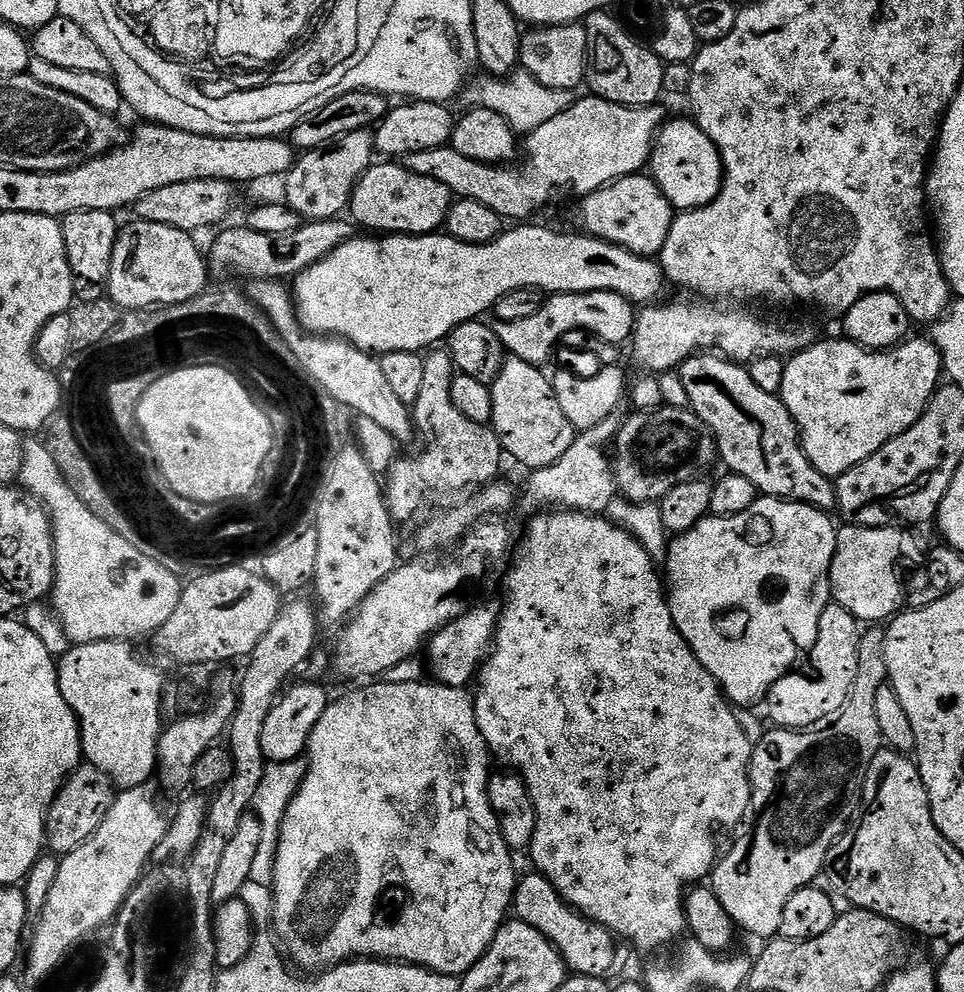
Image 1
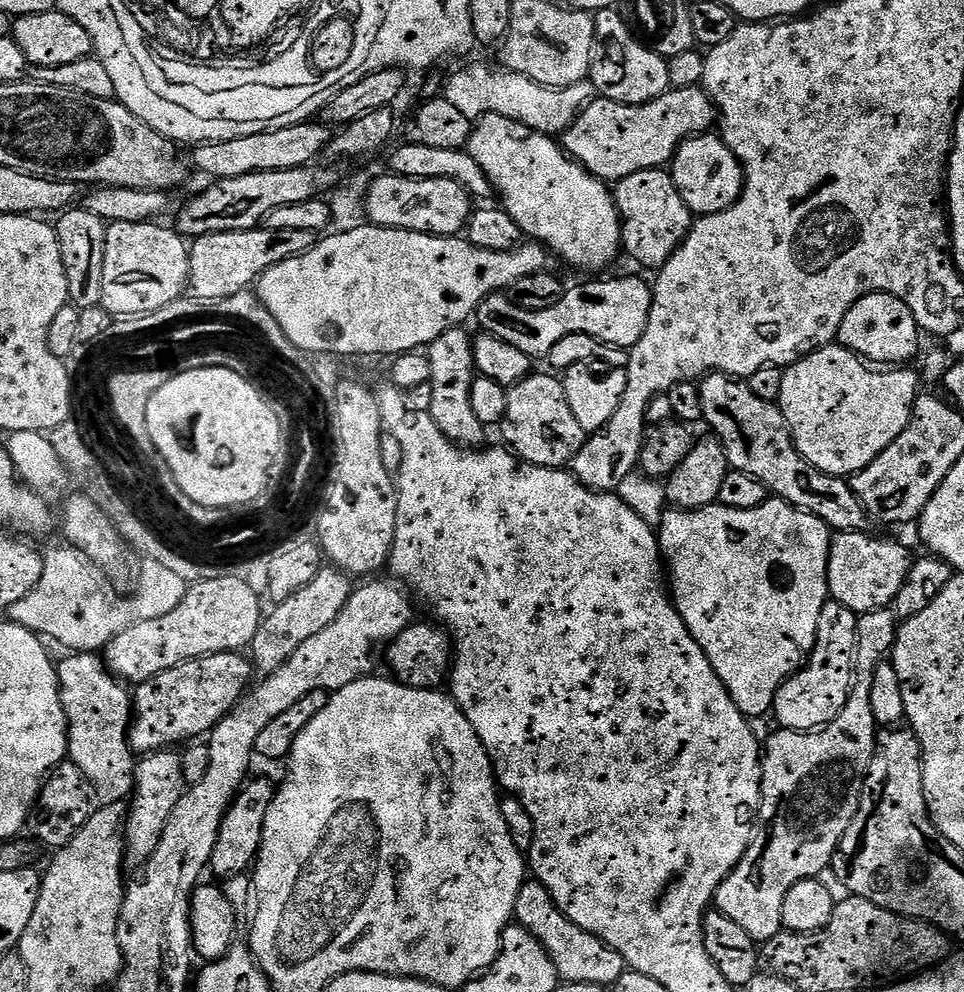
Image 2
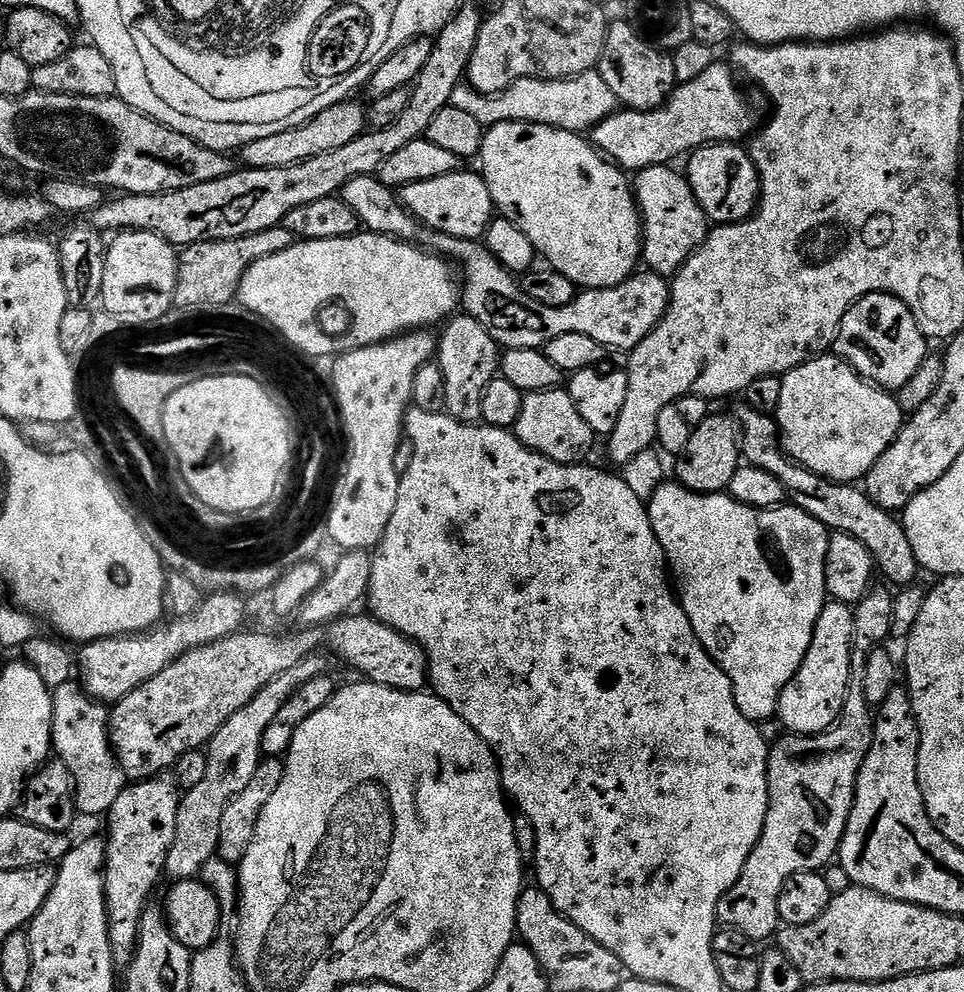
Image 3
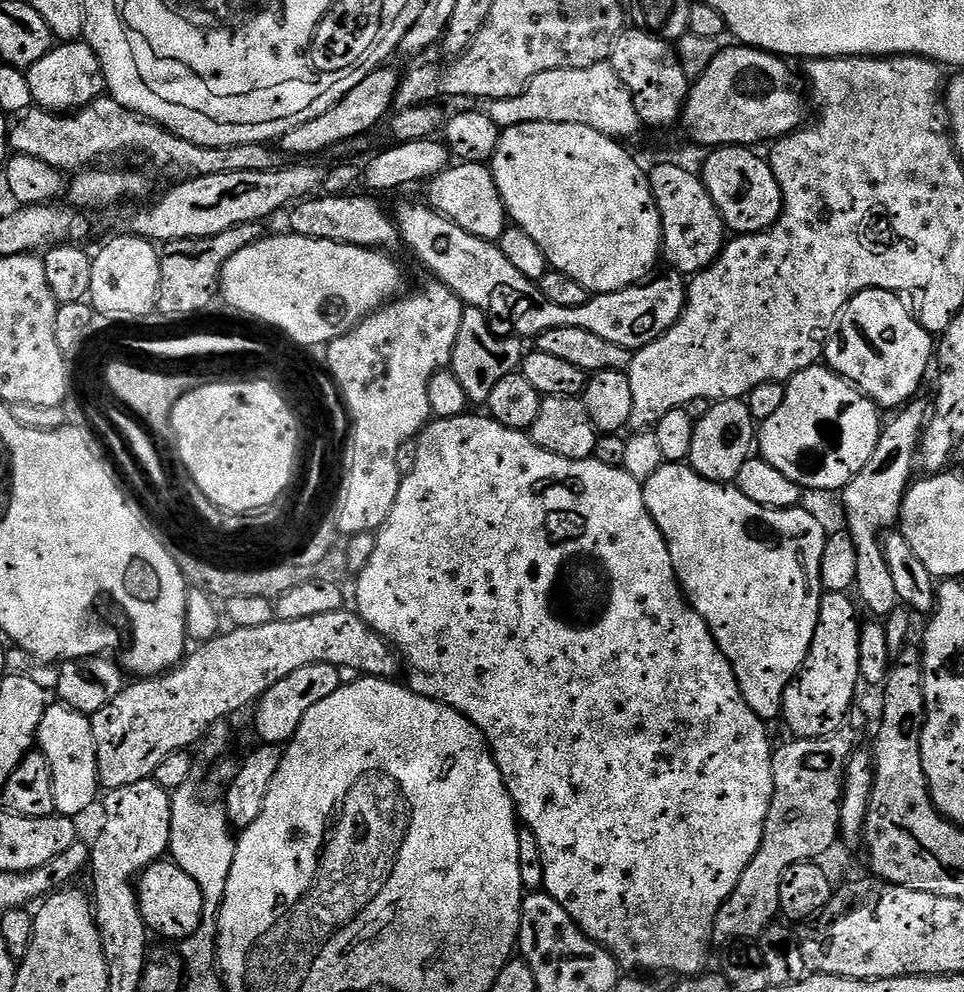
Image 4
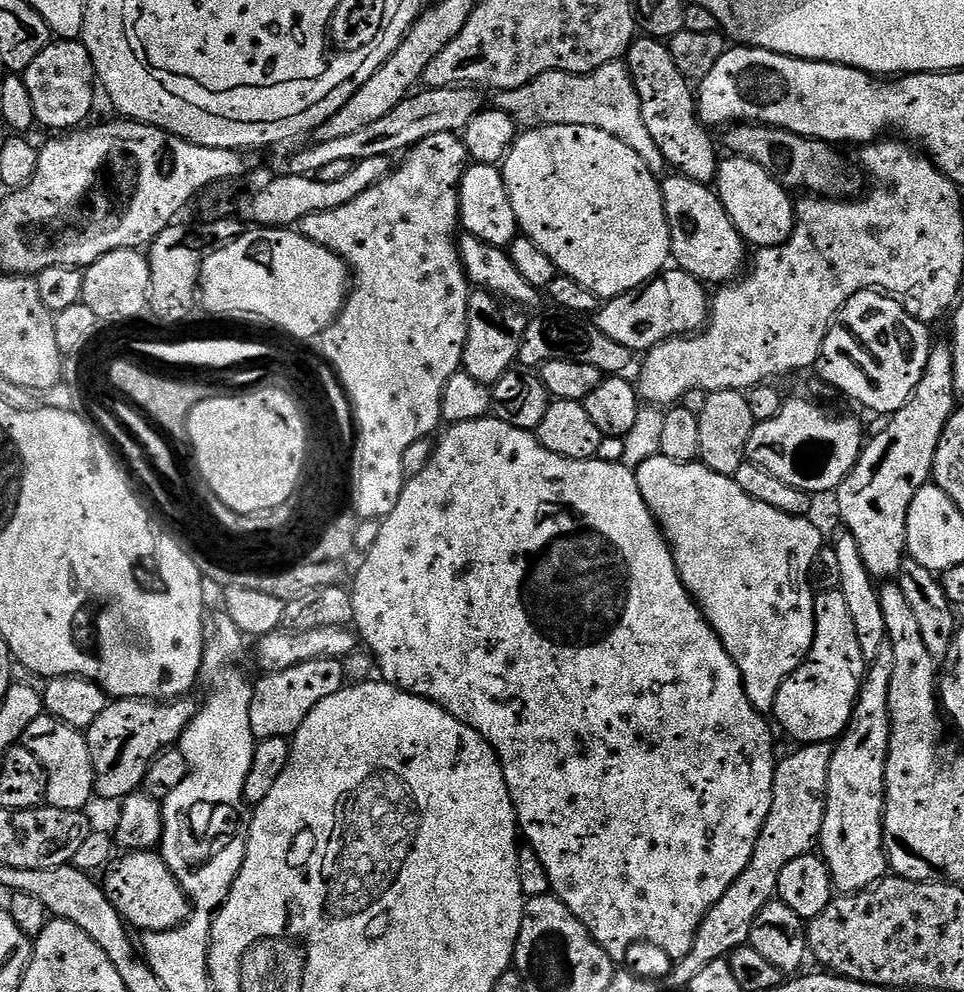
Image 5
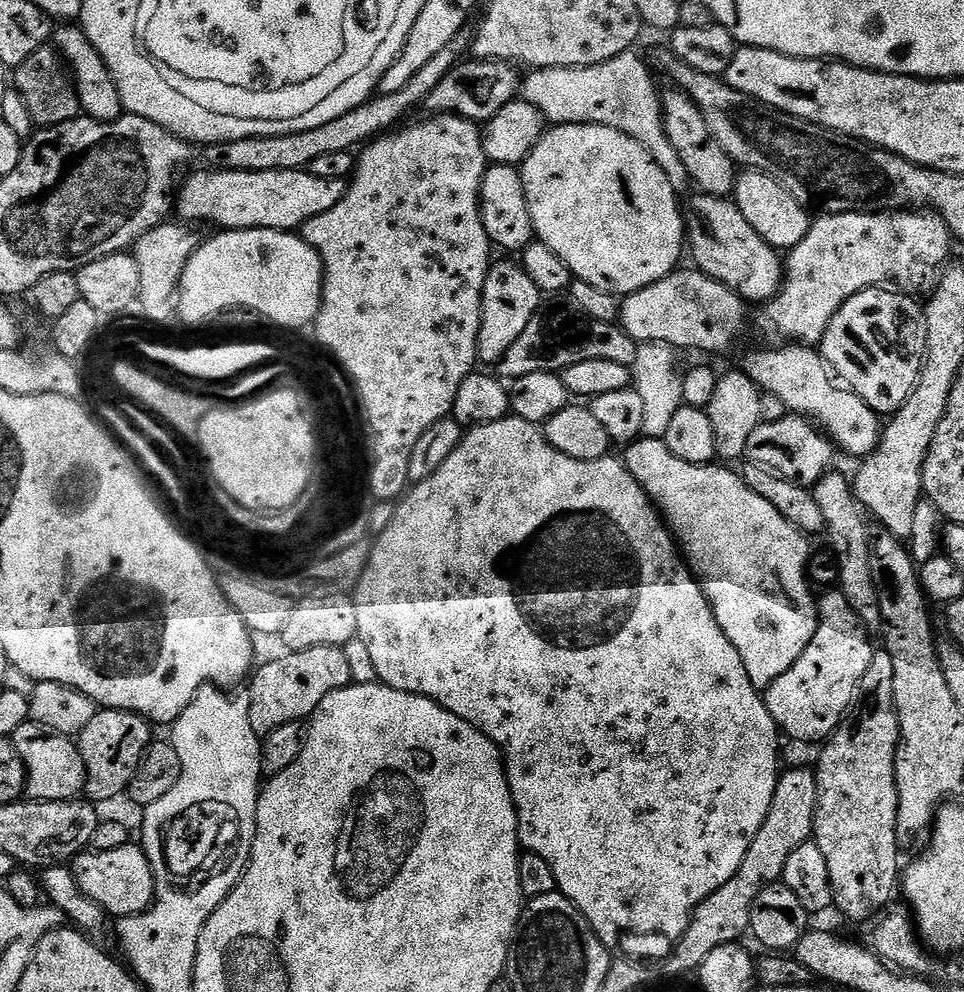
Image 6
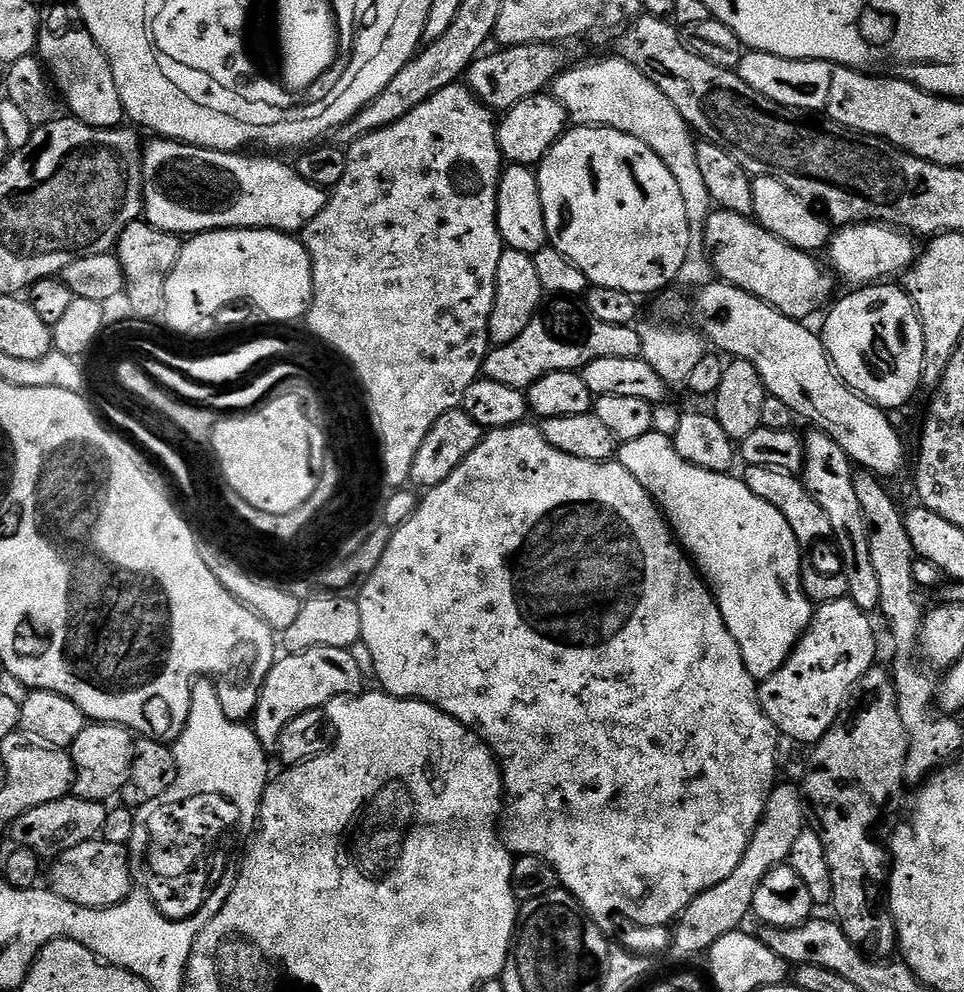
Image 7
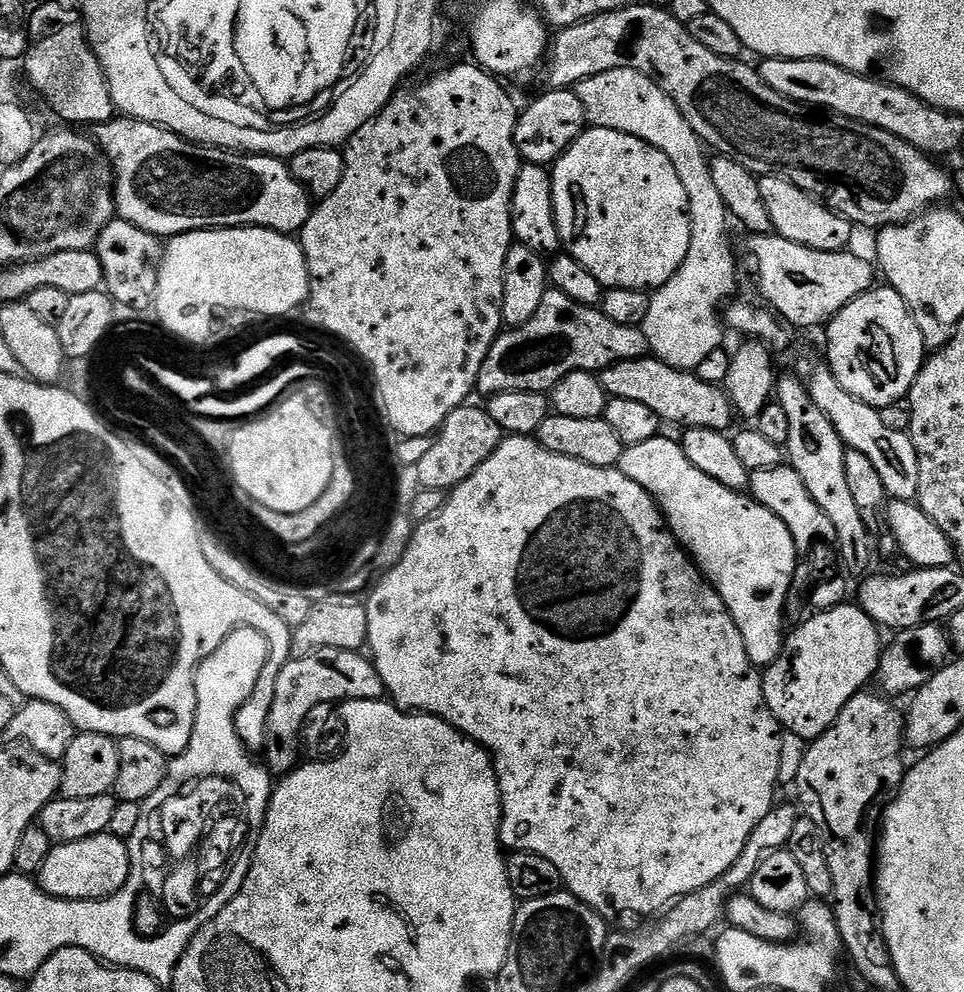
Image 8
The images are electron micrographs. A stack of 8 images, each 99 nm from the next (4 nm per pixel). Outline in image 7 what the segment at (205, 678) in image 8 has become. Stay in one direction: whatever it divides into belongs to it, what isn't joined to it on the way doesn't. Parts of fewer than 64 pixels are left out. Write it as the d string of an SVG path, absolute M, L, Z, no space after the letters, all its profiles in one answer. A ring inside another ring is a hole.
M196 682L192 685L192 705L182 734L174 741L180 747L180 784L171 784L162 794L164 800L177 800L181 795L222 792L235 797L243 811L245 828L255 829L260 819L260 803L270 779L269 753L261 746L247 723L226 718L217 685Z

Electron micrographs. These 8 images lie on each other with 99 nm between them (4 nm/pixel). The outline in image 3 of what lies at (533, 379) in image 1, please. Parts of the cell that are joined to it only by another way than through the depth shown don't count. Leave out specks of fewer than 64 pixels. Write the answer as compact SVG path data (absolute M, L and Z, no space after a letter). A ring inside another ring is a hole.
M564 386L527 393L514 431L530 450L559 464L585 463L592 447L598 443L596 432L590 430L590 425L583 420L582 414L578 414L578 406L574 406L574 398L570 398L567 387Z

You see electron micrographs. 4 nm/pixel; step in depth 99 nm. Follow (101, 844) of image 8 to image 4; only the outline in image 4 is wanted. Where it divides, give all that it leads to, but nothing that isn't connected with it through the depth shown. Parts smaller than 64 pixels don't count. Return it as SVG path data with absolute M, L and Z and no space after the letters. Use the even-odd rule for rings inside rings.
M171 859L157 860L145 872L141 872L136 893L142 910L142 918L146 922L149 933L156 935L157 932L164 940L183 942L189 940L200 929L200 923L204 920L202 890L198 890L198 882L194 882L194 878L190 878L190 874L186 874L186 870L179 868Z

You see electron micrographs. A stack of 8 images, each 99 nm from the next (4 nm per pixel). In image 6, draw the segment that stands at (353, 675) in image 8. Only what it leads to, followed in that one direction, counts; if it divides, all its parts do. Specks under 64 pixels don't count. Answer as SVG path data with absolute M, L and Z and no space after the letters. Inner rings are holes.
M314 646L310 650L283 654L269 664L261 663L251 673L252 689L246 693L248 718L254 734L263 738L274 734L278 726L307 721L326 694L334 694L334 690L353 683L352 664L346 653L344 648Z

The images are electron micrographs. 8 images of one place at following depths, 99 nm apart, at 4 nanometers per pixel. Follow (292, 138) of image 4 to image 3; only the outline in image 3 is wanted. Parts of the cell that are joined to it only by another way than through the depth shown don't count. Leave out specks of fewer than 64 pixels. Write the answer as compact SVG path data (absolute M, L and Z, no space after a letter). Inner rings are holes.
M349 98L339 104L322 110L322 114L314 114L306 122L296 128L282 130L282 134L270 134L270 138L258 138L239 149L238 156L243 167L250 168L281 168L294 166L298 162L306 162L310 158L318 158L318 154L326 154L329 150L339 150L354 142L368 128L368 109L362 103L355 104L355 99Z

